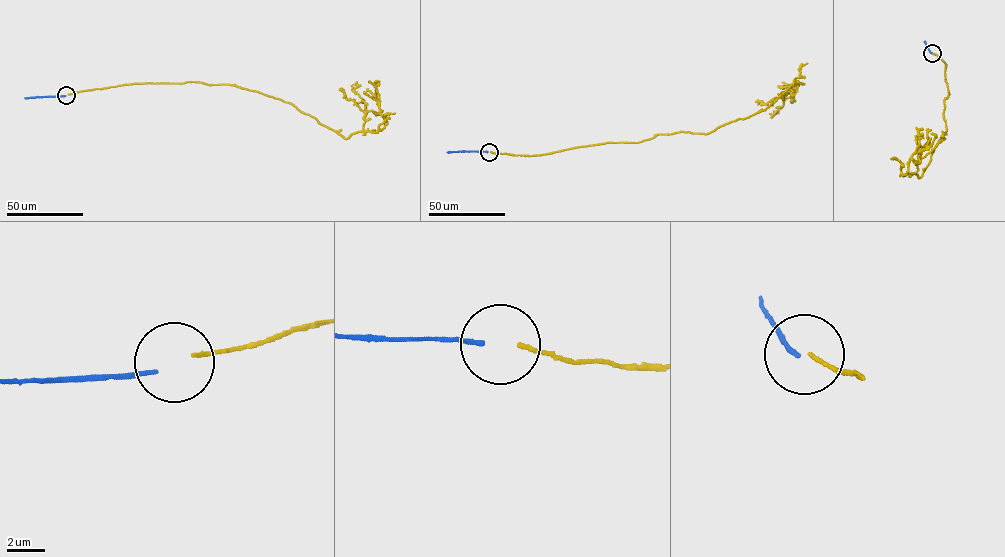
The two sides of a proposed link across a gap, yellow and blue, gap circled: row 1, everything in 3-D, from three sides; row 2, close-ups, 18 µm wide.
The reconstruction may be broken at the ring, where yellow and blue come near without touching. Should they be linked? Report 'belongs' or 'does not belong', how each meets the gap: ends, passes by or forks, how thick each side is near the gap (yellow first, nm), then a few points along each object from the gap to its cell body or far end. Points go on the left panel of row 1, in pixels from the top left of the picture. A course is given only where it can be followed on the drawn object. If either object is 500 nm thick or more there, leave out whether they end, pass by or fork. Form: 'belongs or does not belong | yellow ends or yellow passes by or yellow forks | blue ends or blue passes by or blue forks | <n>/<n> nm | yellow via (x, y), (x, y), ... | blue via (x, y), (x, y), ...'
does not belong | yellow ends | blue ends | 200/240 nm | yellow via (68, 94), (137, 83), (236, 85), (292, 104), (346, 138), (381, 130), (387, 123), (380, 114), (376, 81) | blue via (65, 95), (25, 98)

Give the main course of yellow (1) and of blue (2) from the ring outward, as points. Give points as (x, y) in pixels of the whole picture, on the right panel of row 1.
1: (932, 53), (946, 65), (947, 130), (920, 178), (903, 175), (911, 156), (932, 143), (931, 133)
2: (931, 53), (924, 41)

